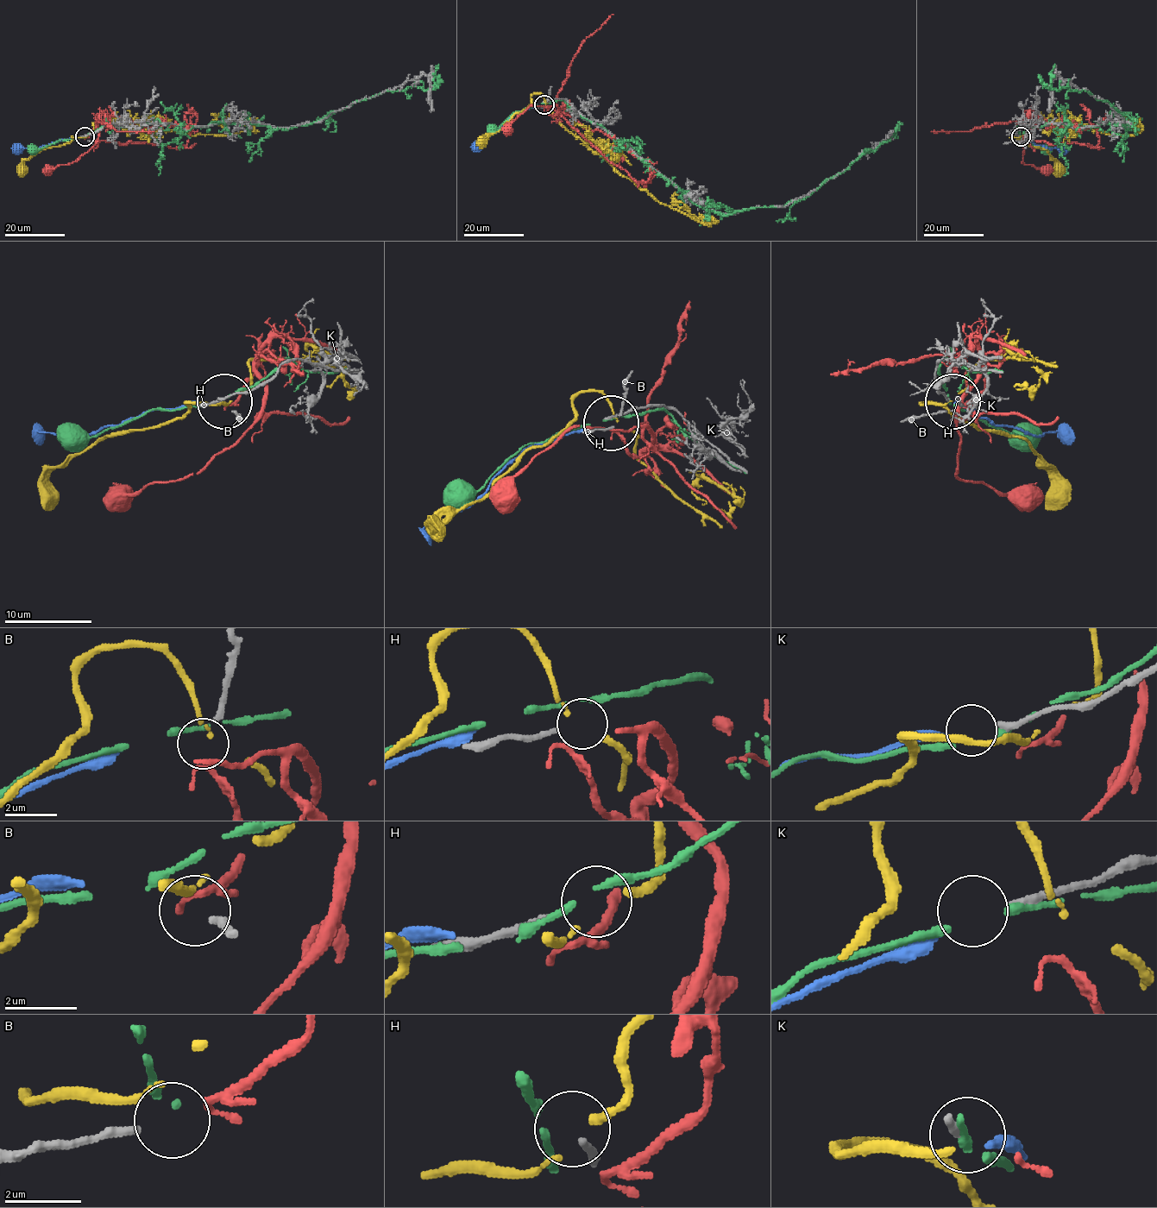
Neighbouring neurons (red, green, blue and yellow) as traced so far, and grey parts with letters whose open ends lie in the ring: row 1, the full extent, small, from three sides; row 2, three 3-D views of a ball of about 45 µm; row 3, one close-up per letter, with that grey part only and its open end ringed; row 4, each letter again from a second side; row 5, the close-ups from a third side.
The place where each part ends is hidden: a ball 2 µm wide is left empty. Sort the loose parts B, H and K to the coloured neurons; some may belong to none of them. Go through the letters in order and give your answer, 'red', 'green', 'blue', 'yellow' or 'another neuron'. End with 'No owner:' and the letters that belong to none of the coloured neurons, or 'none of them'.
B: red
H: another neuron
K: blue
No owner: H

